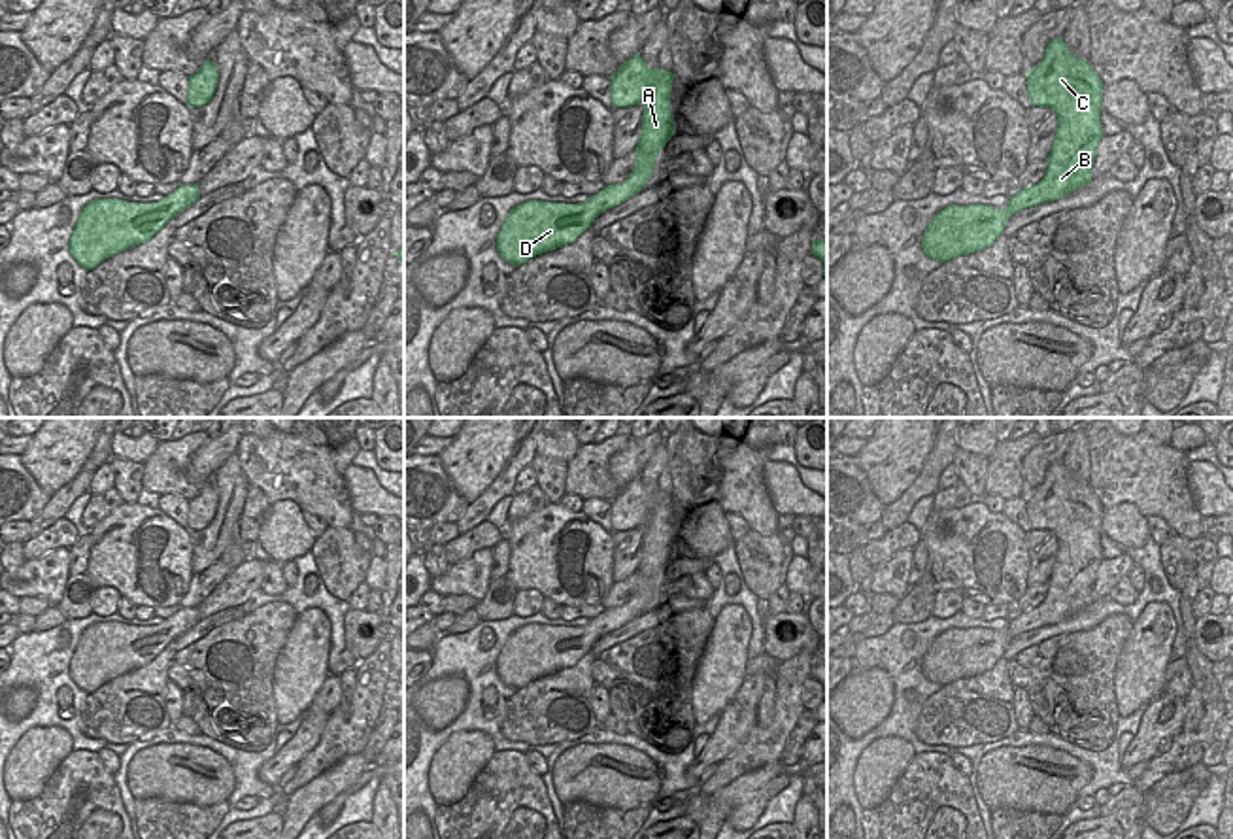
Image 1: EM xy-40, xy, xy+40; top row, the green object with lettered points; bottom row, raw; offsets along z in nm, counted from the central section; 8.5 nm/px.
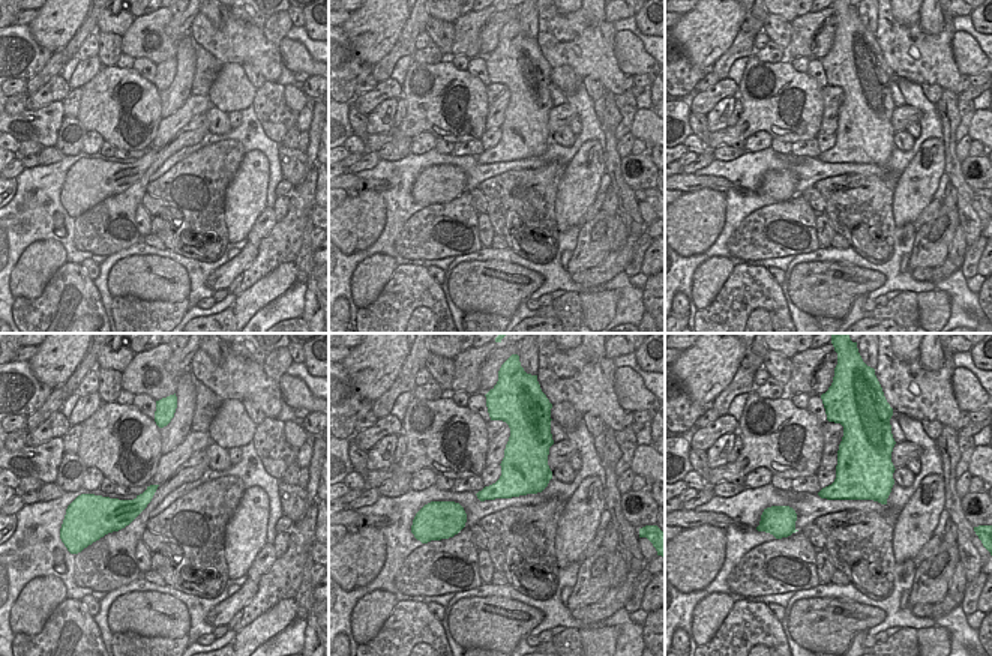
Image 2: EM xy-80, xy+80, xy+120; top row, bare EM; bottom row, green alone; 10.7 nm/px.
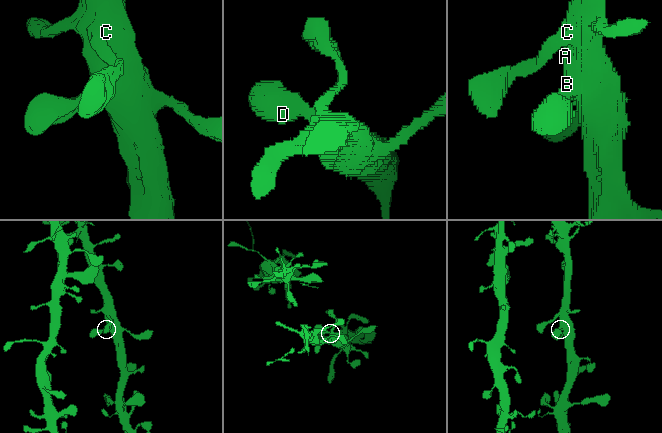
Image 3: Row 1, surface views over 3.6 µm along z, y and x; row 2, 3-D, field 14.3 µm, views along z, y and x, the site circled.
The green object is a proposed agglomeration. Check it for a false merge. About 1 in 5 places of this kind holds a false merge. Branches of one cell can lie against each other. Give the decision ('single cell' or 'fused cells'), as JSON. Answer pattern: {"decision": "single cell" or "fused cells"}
{"decision": "single cell"}

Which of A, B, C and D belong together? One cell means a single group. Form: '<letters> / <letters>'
A B C D

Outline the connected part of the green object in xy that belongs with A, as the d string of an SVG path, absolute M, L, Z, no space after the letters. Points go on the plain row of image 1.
M638 476L619 489L610 501L612 529L644 529L633 595L621 607L602 610L580 627L527 624L510 633L497 658L497 675L506 686L521 690L536 678L576 665L602 635L642 614L653 597L657 578L674 559L672 503L672 495L648 491Z

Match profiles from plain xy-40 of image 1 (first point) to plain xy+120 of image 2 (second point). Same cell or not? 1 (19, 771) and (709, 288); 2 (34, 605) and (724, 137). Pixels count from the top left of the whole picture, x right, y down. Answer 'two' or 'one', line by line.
1: one
2: one

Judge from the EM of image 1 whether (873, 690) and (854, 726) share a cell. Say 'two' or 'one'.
one

